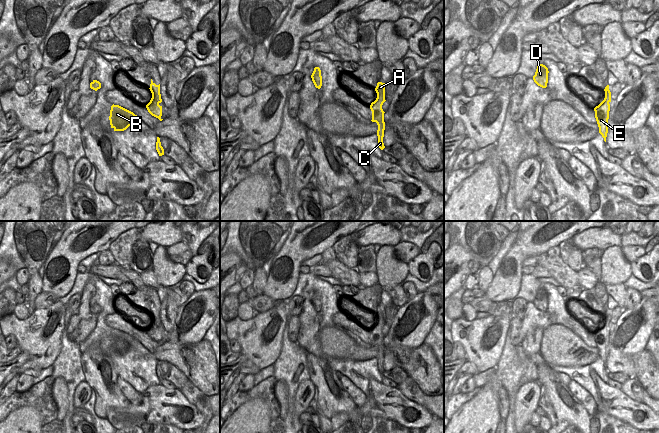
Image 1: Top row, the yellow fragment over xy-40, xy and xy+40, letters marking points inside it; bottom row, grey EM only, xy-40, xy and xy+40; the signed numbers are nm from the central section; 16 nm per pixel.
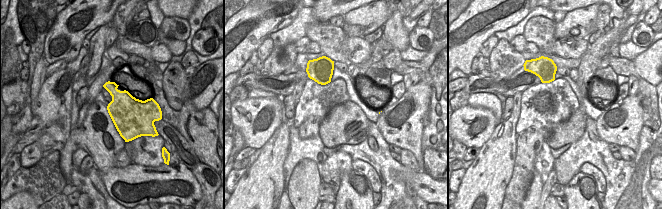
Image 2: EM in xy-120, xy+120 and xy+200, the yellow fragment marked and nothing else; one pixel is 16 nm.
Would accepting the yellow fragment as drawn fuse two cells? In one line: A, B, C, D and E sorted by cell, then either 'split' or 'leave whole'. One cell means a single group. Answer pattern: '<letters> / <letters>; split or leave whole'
A C E / B D; split

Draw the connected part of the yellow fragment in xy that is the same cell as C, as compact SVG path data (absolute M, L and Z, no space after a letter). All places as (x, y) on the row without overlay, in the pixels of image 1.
M378 306L375 312L377 317L377 322L374 326L371 327L371 335L377 335L378 337L372 341L372 346L376 346L378 349L377 360L378 360L378 370L381 374L385 372L383 367L385 346L384 346L384 335L382 333L383 327L385 324L385 307Z

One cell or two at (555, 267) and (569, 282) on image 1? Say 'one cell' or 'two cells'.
one cell

